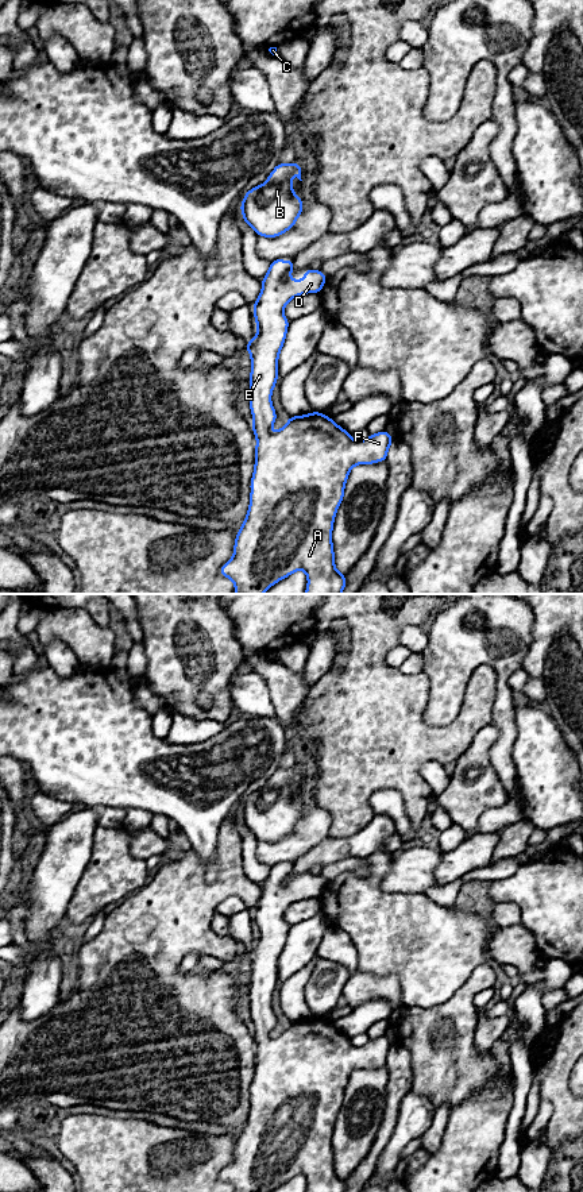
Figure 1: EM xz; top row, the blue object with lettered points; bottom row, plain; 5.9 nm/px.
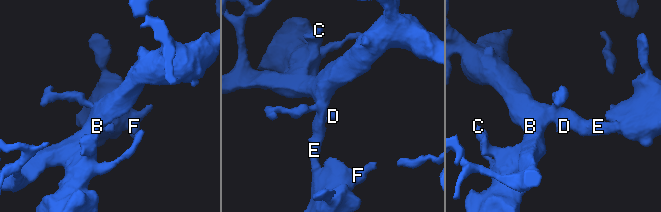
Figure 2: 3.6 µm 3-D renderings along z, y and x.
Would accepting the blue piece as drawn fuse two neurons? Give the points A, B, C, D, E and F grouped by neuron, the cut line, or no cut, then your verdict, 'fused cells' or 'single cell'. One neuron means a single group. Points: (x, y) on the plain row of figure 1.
groups A B C D E F; cut none; single cell

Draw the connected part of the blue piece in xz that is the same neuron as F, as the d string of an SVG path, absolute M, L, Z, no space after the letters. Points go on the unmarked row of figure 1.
M275 864L270 867L270 873L262 884L262 896L252 911L255 927L259 933L254 944L246 948L246 953L251 960L250 1014L254 1023L252 1037L256 1041L255 1071L250 1088L250 1112L236 1139L233 1160L229 1166L220 1172L220 1179L232 1184L235 1192L271 1192L298 1174L306 1177L306 1192L345 1192L345 1180L340 1179L335 1172L331 1142L333 1125L344 1102L344 1091L354 1071L385 1066L387 1054L394 1045L390 1038L382 1035L370 1039L366 1045L355 1046L351 1038L320 1017L289 1022L283 1033L277 1037L270 1035L277 1025L277 1017L271 1008L271 998L278 985L278 961L289 931L289 925L285 922L283 914L286 909L297 900L320 898L328 883L321 875L308 873L304 883L296 886L289 882L293 875L293 865Z

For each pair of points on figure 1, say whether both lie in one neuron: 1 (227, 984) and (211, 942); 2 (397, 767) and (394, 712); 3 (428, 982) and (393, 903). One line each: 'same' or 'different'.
1: same
2: same
3: same

